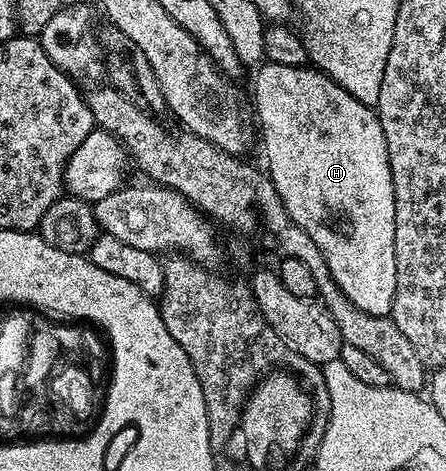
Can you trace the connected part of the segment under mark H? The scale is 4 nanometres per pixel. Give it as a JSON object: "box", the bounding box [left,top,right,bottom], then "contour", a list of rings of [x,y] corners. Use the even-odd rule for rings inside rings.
{"box":[255,62,397,316],"contour":[[[264,62],[258,68],[255,75],[255,111],[259,114],[259,131],[263,134],[263,155],[267,158],[266,174],[271,176],[273,185],[293,221],[313,237],[317,249],[321,249],[321,257],[325,257],[325,265],[329,267],[329,273],[333,281],[361,309],[370,315],[390,316],[393,297],[397,289],[397,257],[395,256],[395,202],[393,201],[393,177],[389,169],[389,153],[385,145],[385,133],[381,129],[375,107],[367,107],[353,93],[349,93],[337,81],[333,81],[325,72],[311,65],[294,67],[293,65],[281,65],[280,63]]]}

